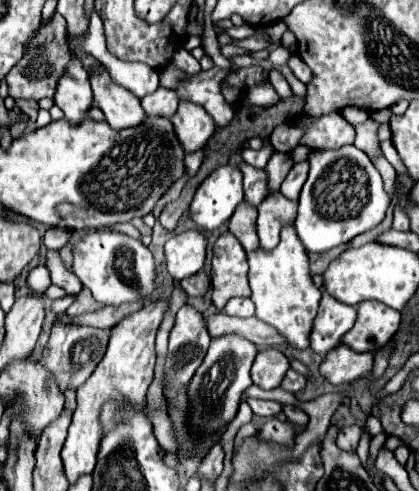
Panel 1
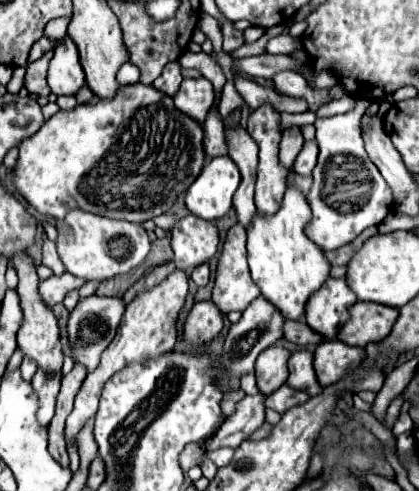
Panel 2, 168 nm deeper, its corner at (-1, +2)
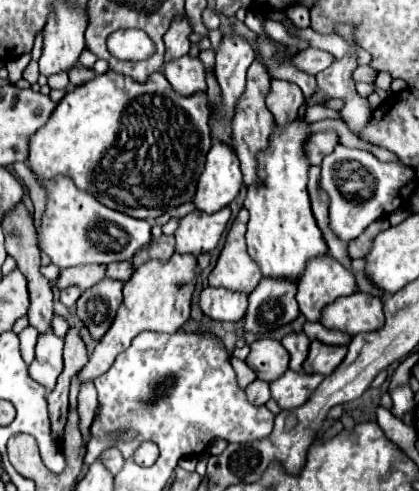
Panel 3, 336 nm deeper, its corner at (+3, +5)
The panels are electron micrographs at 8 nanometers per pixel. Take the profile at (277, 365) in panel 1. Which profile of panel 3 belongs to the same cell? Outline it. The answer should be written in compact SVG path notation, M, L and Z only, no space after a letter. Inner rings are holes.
M268 337L250 343L250 353L246 357L246 365L256 373L256 377L268 383L284 375L284 371L288 369L288 361L290 355L282 347L282 343Z

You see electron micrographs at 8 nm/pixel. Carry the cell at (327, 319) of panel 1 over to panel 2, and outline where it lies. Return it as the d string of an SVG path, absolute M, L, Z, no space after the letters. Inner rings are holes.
M328 278L322 288L312 294L312 298L308 300L308 308L306 308L306 324L316 330L322 338L326 340L332 340L336 338L338 330L348 322L350 318L350 306L356 302L356 296L354 292L346 286L346 280L344 278Z

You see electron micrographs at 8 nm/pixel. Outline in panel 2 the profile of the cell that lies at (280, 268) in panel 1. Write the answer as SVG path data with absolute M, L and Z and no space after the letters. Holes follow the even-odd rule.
M288 188L280 210L274 216L256 214L248 226L248 266L254 284L262 296L284 314L286 320L302 320L306 314L308 298L326 282L330 264L324 252L304 234L304 226L310 222L310 206L302 192Z

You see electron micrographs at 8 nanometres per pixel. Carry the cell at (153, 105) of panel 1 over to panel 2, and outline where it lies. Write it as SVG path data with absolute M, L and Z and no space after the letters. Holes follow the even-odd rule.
M170 62L164 72L160 74L160 78L156 78L152 82L152 86L156 90L160 90L162 94L168 94L168 96L174 96L176 90L180 88L180 82L182 82L182 74L180 74L180 64L178 62Z

